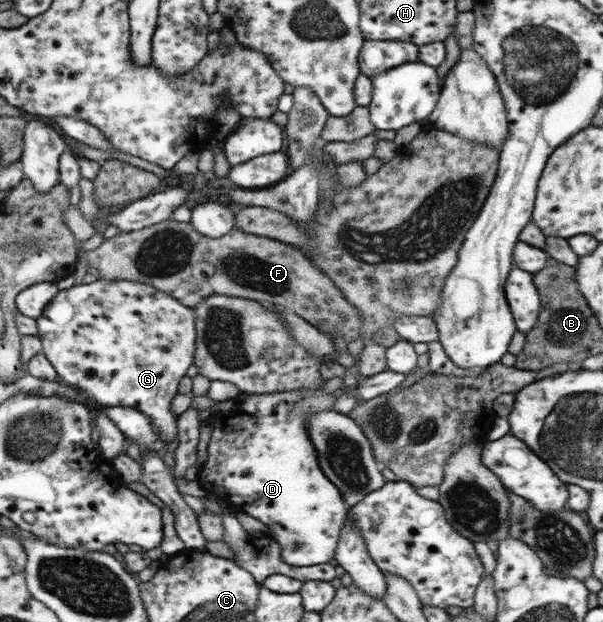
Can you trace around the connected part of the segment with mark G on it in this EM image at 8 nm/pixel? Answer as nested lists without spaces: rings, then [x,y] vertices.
[[[99,279],[87,285],[74,285],[58,291],[36,319],[41,352],[51,362],[65,383],[86,391],[91,399],[106,407],[132,407],[152,419],[156,432],[166,447],[178,435],[178,425],[171,412],[171,400],[187,369],[194,364],[196,329],[194,308],[179,303],[174,296],[155,287],[133,281]]]

